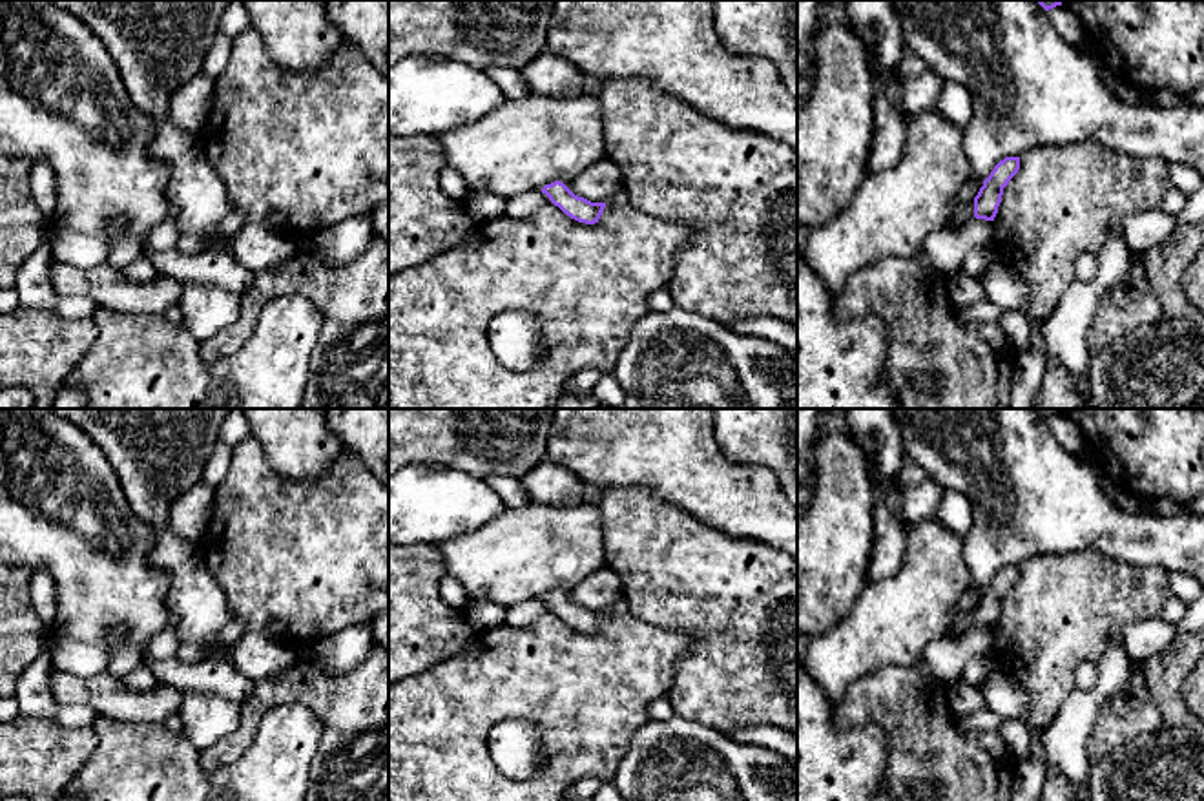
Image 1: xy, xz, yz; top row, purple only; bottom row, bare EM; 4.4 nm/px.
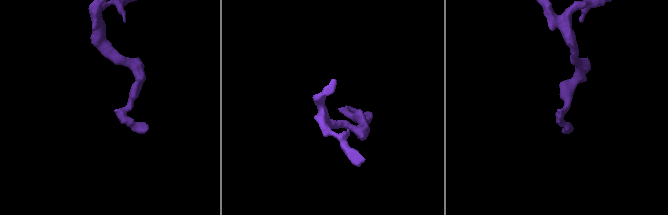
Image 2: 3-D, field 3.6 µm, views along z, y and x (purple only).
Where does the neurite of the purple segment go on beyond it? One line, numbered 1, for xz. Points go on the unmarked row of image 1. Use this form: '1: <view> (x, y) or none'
1: xz (528, 551)

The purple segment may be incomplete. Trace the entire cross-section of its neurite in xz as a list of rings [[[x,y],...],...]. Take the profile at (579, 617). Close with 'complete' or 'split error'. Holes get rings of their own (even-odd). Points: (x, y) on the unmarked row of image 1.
[[[587,487],[584,496],[566,507],[531,504],[505,513],[474,533],[436,546],[445,575],[462,582],[469,600],[489,600],[503,609],[538,598],[566,624],[578,631],[598,631],[606,611],[575,604],[567,593],[587,575],[606,567],[600,491]]]; split error

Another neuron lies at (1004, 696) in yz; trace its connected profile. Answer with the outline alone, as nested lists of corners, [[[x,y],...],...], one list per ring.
[[[1002,671],[991,673],[980,686],[985,708],[1002,721],[1016,719],[1027,724],[1029,697],[1022,684]]]

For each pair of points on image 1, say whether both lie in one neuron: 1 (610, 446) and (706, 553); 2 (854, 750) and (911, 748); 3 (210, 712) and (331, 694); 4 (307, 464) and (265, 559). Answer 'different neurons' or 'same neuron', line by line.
1: different neurons
2: different neurons
3: different neurons
4: different neurons

